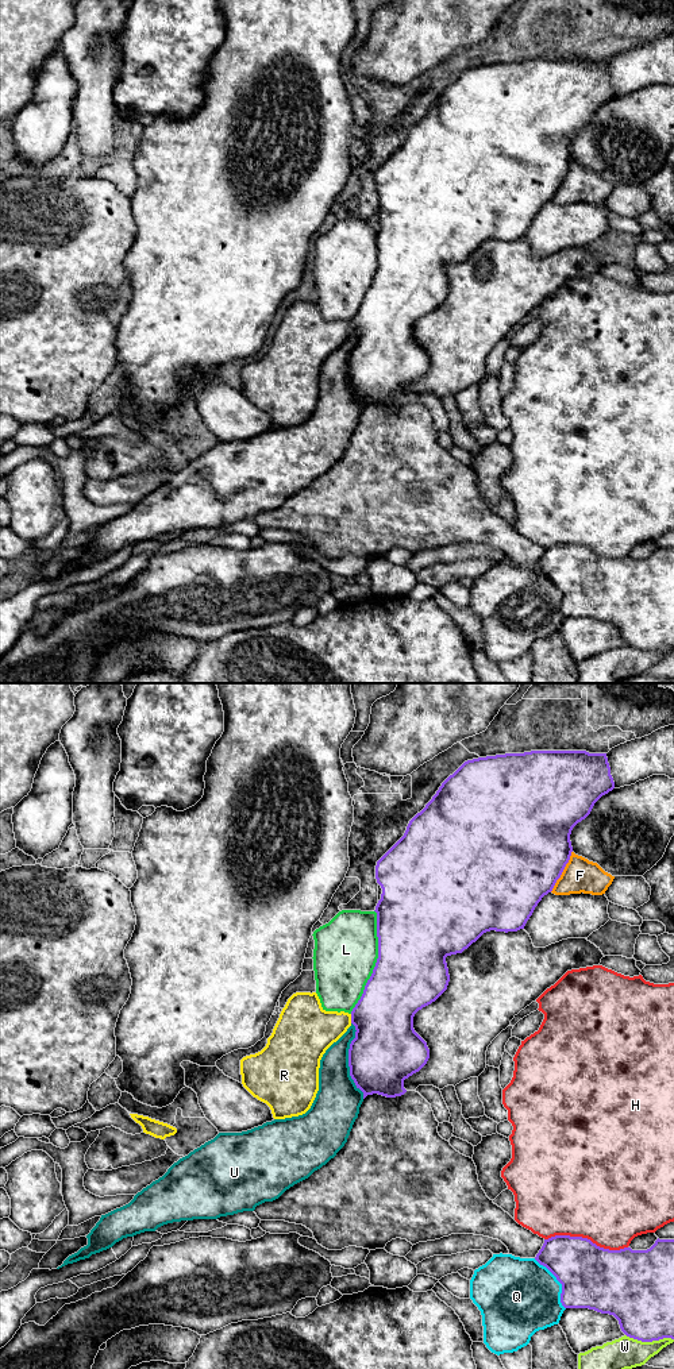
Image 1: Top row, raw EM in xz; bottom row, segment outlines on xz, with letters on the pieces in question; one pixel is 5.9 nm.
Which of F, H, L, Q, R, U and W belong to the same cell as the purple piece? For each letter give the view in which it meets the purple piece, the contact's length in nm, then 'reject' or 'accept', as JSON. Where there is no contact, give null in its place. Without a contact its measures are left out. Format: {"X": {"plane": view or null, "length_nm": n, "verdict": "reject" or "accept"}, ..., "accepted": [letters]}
{"F": {"plane": "xz", "length_nm": 280, "verdict": "reject"}, "H": {"plane": "xz", "length_nm": 500, "verdict": "reject"}, "L": {"plane": "xz", "length_nm": 650, "verdict": "reject"}, "Q": {"plane": "xz", "length_nm": 360, "verdict": "reject"}, "R": {"plane": "xz", "length_nm": 60, "verdict": "reject"}, "U": {"plane": "xz", "length_nm": 460, "verdict": "accept"}, "W": {"plane": "xz", "length_nm": 280, "verdict": "reject"}, "accepted": ["U"]}

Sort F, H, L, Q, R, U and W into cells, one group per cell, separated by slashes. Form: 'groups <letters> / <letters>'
groups F / H / L / Q / R / U / W

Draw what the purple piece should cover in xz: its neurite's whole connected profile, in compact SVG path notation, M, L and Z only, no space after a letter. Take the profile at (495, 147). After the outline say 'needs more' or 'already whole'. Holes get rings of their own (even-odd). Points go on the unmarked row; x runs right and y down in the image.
M531 59L524 62L486 65L465 70L442 92L425 116L409 130L404 144L377 170L375 188L382 197L381 208L374 219L377 221L378 267L361 308L351 320L351 335L326 359L320 369L319 400L311 417L303 424L274 428L247 440L219 441L213 448L174 471L162 486L138 501L128 513L101 524L100 529L86 544L88 554L69 564L57 578L107 559L123 547L134 545L145 540L155 540L158 536L167 532L193 528L217 528L243 520L254 520L257 514L278 508L286 498L308 487L315 479L334 467L347 451L363 408L373 402L386 406L404 404L407 401L404 389L419 381L427 373L430 358L427 351L415 340L413 325L419 319L435 311L447 298L450 284L446 266L462 262L486 240L496 239L508 242L524 238L535 216L544 204L552 200L570 169L573 161L570 143L573 136L590 123L594 112L602 104L613 97L615 90L611 84L606 62L589 62L586 59Z; needs more

